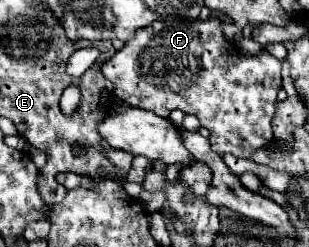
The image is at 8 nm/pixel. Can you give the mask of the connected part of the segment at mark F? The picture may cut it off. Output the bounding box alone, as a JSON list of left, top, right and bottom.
[102,18,282,158]

